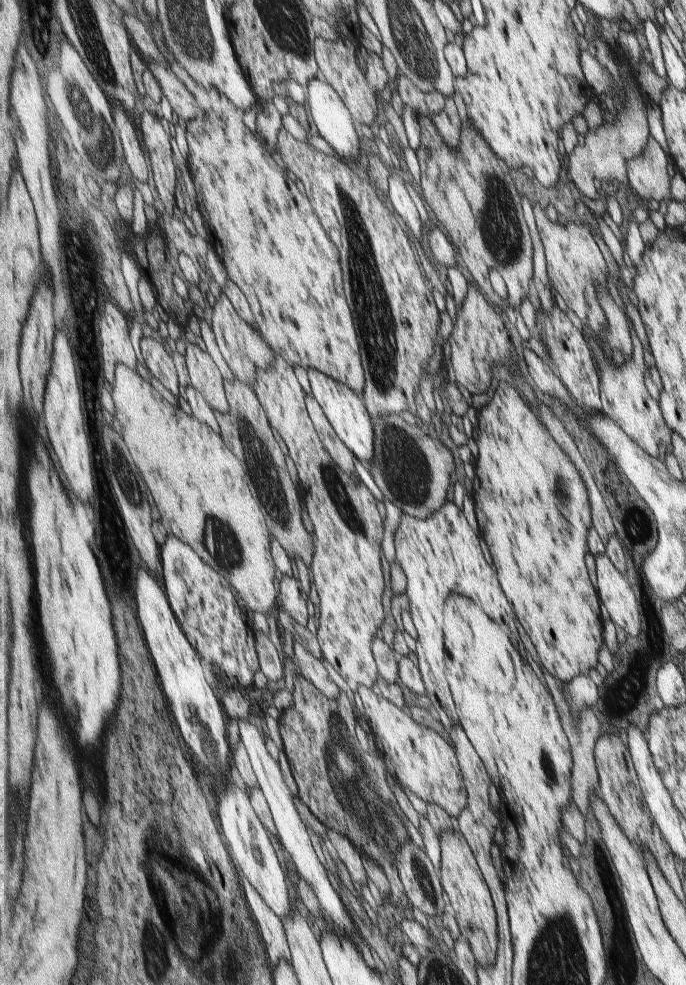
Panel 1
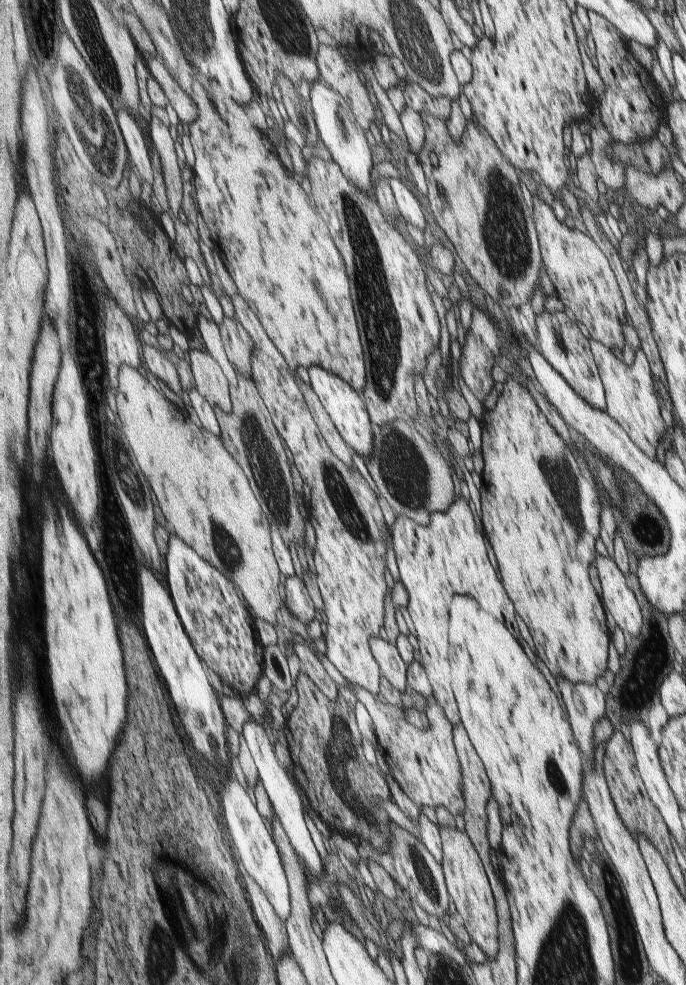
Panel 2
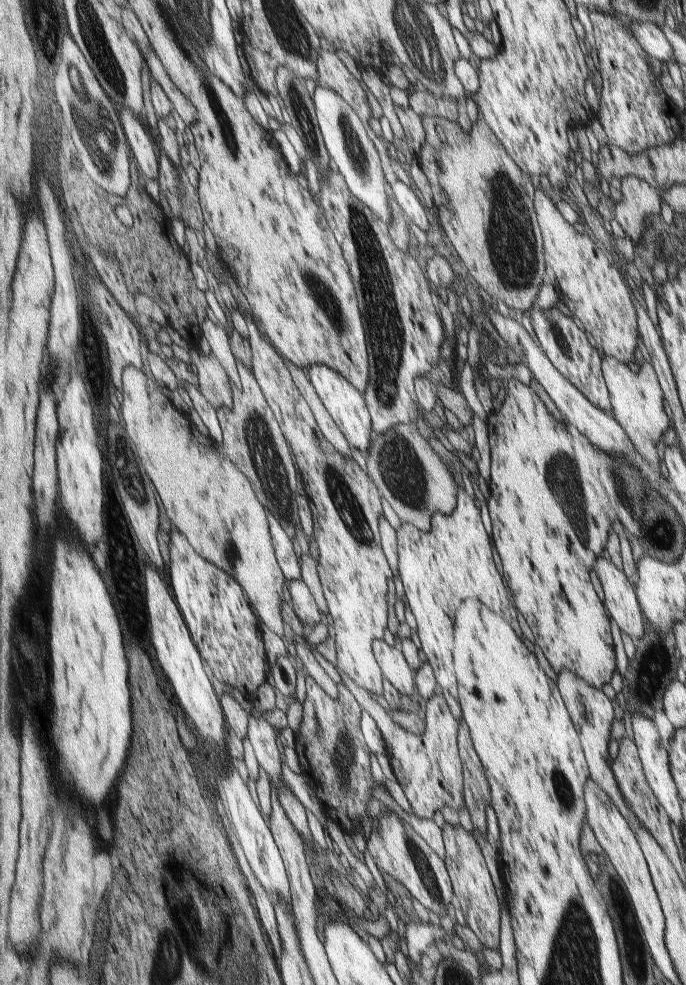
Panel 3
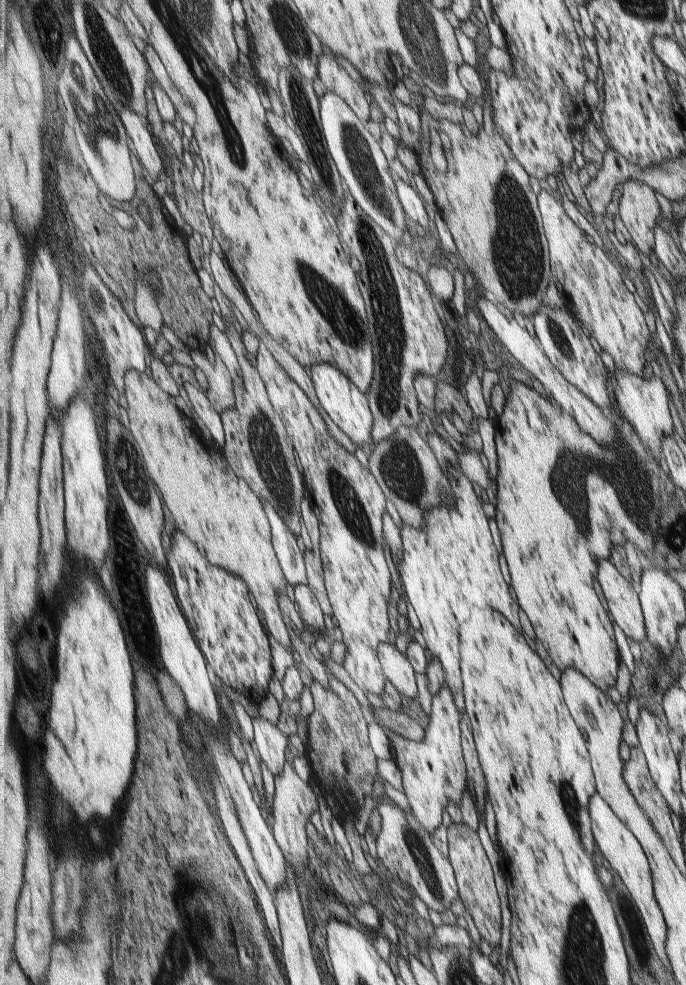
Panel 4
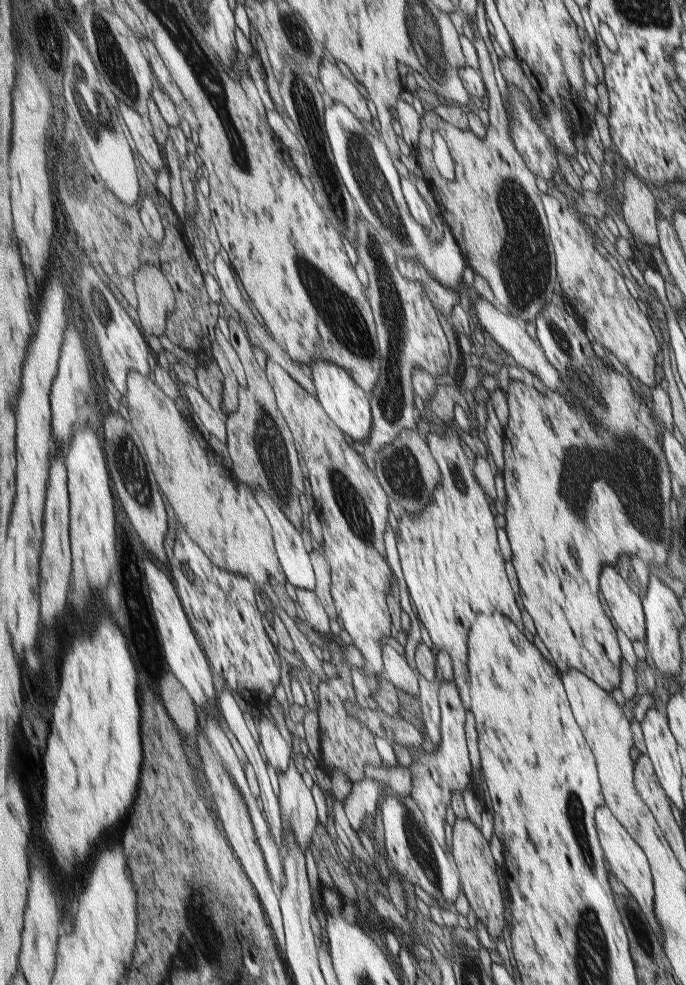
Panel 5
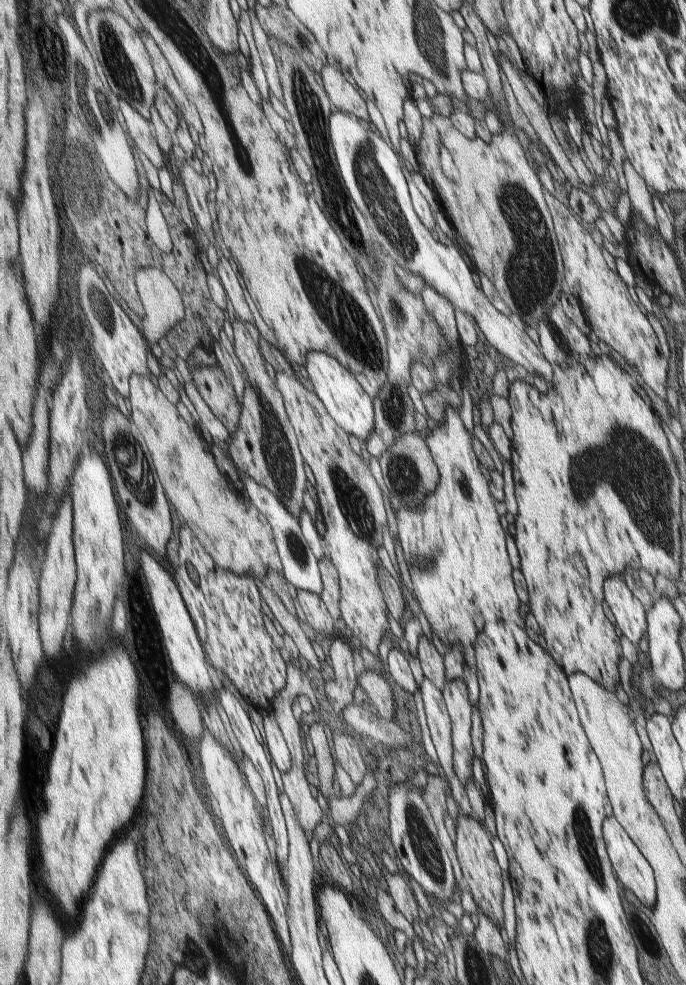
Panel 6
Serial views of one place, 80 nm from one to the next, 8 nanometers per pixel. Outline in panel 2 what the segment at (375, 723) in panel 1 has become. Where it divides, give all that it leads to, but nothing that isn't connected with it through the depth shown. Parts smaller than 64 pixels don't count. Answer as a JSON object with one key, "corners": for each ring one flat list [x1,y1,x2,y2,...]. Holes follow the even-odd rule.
{"corners":[[347,684,355,698,369,710,377,732,377,742,384,753,389,774,408,799,421,811,423,806,433,809,444,806,455,816,466,811,462,764,454,741,454,724,437,703,431,703,430,727,420,729,403,718,400,710,389,702,381,702,365,688]]}

